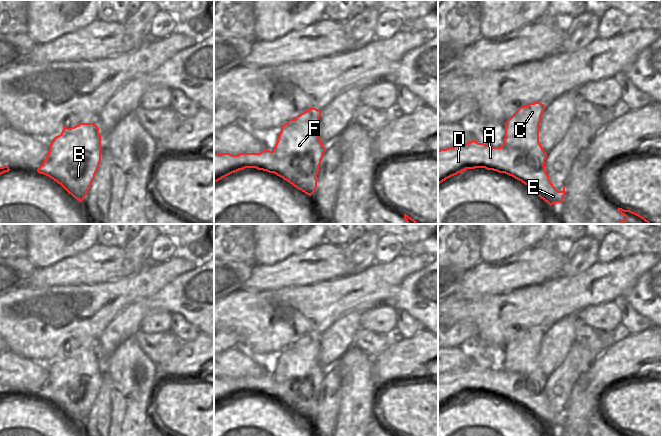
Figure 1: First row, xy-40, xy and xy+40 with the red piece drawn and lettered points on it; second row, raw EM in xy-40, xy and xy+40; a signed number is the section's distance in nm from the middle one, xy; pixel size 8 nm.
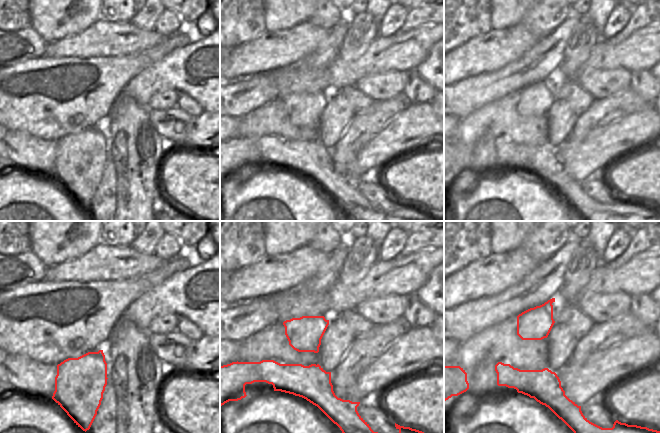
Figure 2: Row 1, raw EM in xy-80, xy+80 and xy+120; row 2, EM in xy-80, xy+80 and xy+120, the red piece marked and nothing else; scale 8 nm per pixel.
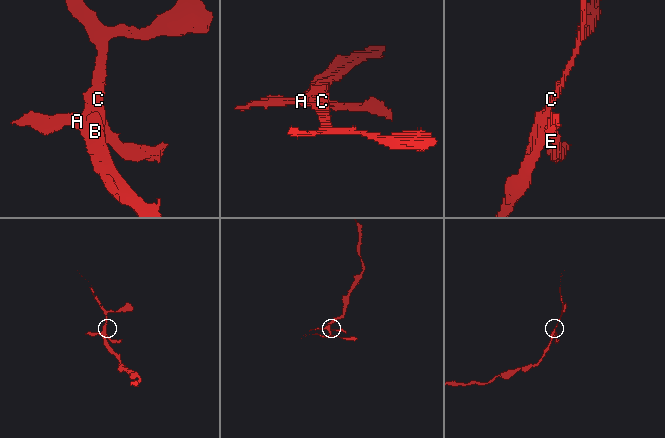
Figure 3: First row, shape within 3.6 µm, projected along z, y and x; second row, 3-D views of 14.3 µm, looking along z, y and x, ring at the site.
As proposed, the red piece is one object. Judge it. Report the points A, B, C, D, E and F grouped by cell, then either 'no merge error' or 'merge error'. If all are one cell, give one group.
groups A D E / B C F; merge error

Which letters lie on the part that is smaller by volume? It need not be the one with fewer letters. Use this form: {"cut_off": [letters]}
{"cut_off": ["A", "D", "E"]}

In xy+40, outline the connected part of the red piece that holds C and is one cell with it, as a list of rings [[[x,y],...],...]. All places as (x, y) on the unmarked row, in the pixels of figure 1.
[[[536,325],[517,333],[505,346],[503,369],[536,379],[545,389],[547,377],[539,366],[539,348],[546,329]]]

